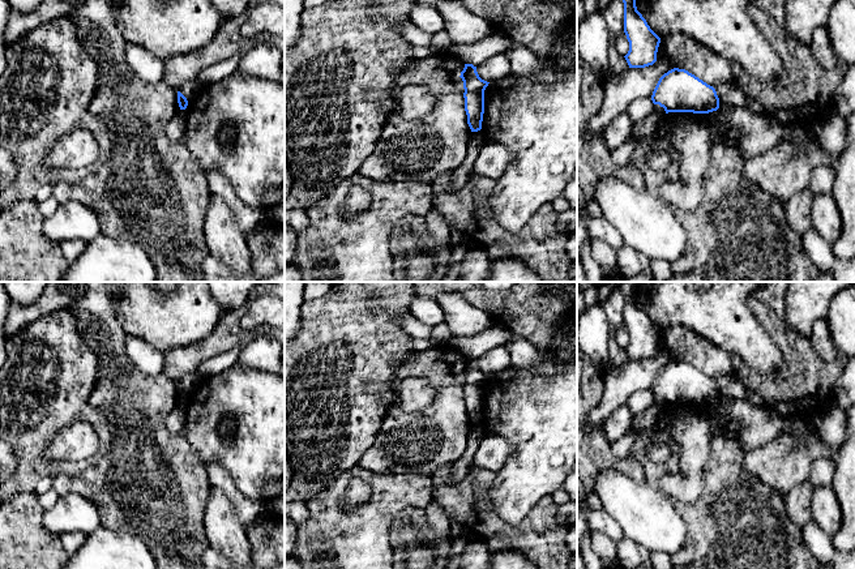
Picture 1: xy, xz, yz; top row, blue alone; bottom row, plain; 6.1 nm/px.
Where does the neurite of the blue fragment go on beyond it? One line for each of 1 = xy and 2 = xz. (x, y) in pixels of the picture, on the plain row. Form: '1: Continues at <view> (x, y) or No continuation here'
1: No continuation here
2: No continuation here

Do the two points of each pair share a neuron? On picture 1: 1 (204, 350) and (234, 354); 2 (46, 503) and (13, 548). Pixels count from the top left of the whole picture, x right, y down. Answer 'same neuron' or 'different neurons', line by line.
1: different neurons
2: different neurons

